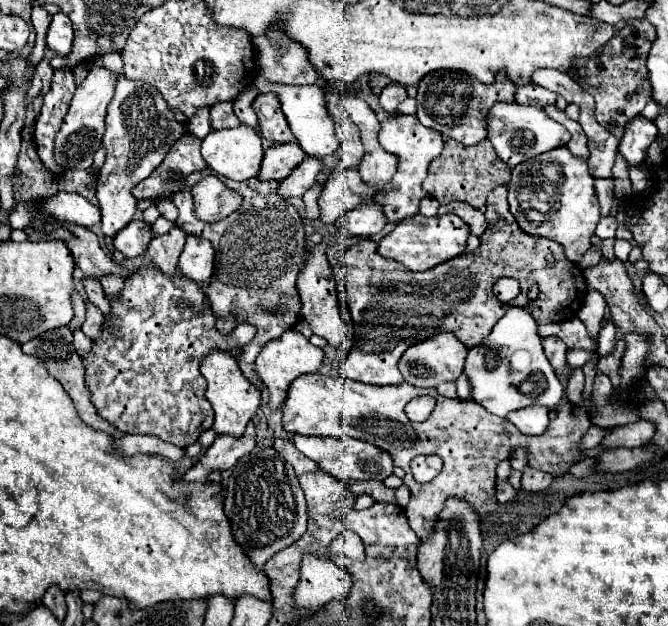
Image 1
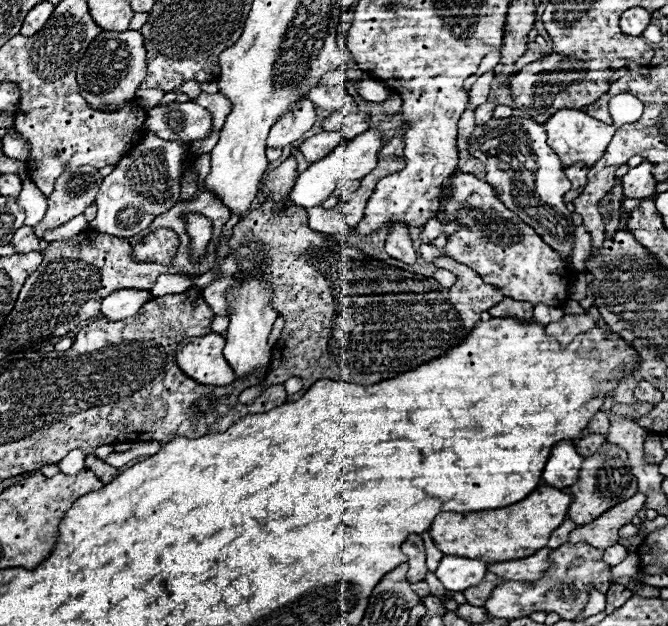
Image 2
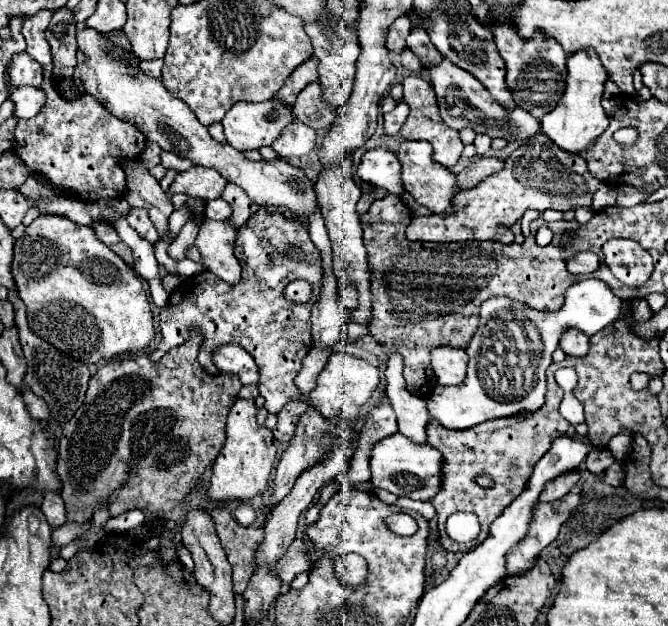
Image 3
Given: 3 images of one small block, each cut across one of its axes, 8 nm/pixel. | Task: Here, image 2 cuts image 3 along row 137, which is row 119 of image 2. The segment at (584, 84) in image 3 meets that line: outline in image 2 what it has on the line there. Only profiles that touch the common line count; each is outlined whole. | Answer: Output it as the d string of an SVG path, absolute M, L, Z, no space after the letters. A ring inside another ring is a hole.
M574 108L558 110L544 122L544 128L548 132L548 146L558 154L558 158L564 166L570 166L574 162L584 162L586 166L592 166L596 160L600 160L600 156L604 154L608 142L612 140L612 134L614 134L614 126L608 126L608 124L592 118L584 110L574 110Z

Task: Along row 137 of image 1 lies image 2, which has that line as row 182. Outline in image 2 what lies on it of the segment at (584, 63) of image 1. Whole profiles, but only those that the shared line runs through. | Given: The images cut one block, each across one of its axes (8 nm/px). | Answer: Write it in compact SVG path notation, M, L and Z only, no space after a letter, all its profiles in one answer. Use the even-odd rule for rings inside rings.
M616 178L616 184L604 200L600 202L600 214L604 218L604 234L606 238L612 238L618 232L618 220L620 220L620 204L624 202L624 192L622 192L622 180Z

